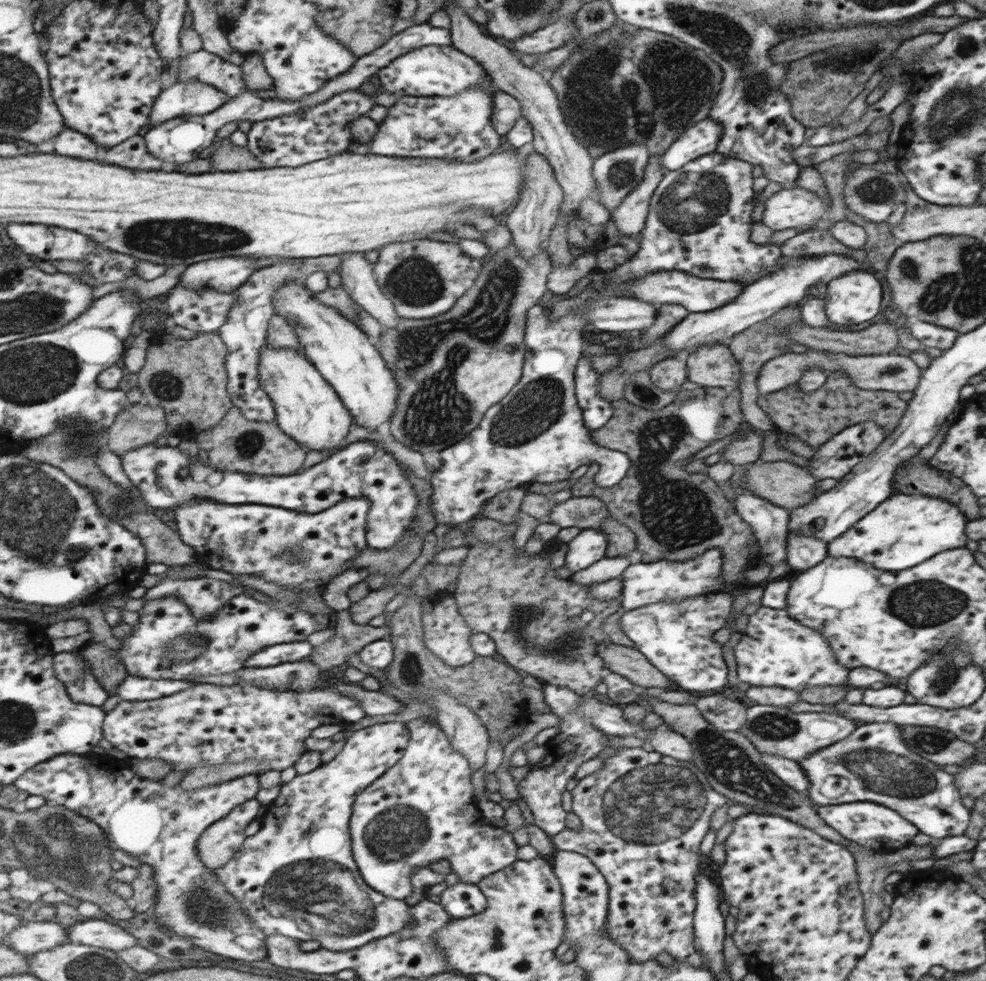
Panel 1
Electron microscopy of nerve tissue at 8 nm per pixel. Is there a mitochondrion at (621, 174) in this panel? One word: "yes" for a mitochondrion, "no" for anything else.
yes

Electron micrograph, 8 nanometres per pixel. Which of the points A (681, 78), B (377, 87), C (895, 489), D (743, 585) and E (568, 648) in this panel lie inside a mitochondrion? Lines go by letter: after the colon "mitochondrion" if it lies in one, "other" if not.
A: mitochondrion
B: other
C: other
D: other
E: mitochondrion

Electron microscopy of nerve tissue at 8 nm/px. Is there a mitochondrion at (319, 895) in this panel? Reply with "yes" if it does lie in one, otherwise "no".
yes

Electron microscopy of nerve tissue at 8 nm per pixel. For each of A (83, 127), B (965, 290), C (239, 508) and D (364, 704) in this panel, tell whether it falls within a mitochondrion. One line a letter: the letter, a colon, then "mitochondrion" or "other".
A: other
B: mitochondrion
C: other
D: other

